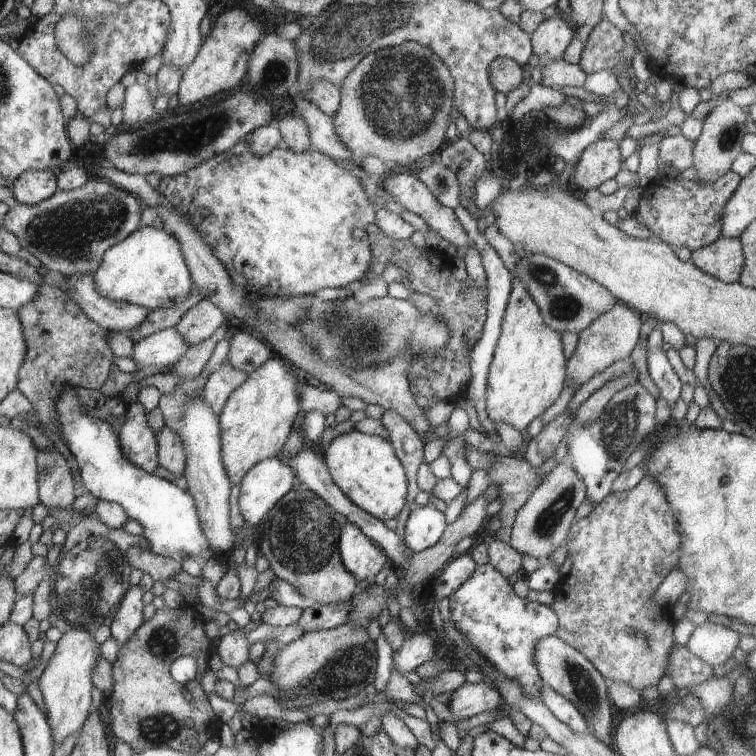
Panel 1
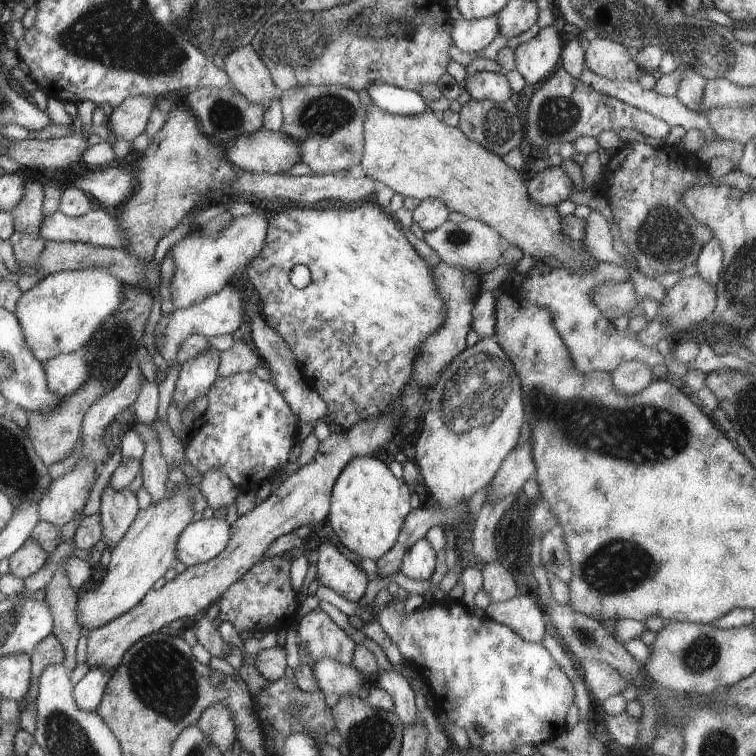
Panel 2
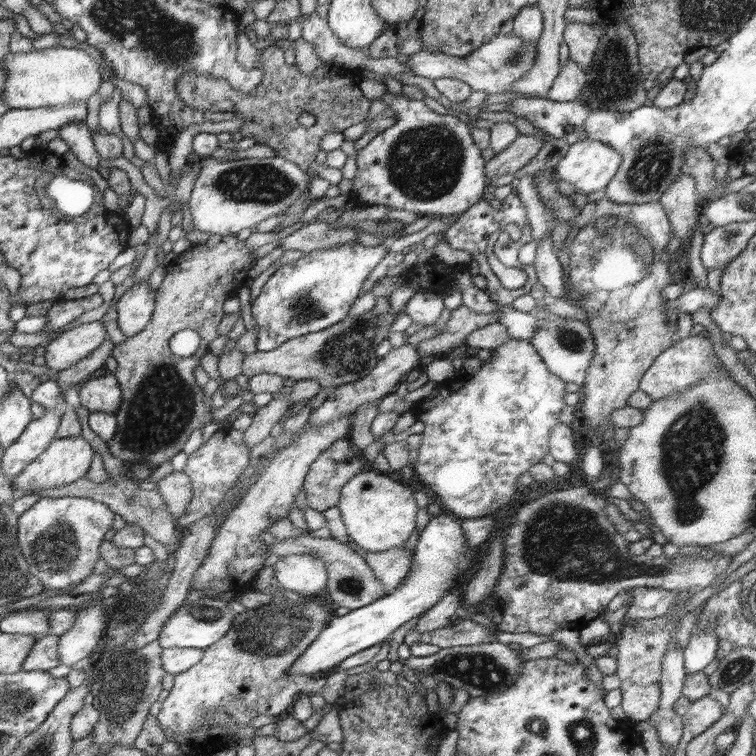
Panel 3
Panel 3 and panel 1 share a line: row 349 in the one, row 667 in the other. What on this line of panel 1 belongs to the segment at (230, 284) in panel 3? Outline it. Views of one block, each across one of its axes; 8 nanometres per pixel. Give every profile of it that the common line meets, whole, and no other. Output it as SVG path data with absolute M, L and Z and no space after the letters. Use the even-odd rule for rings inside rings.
M185 603L180 608L165 606L157 610L121 647L112 666L114 688L110 692L110 724L114 736L117 740L128 742L135 753L155 747L200 753L206 742L182 742L182 724L200 732L202 724L216 724L216 716L200 688L199 679L209 668L210 642L194 606ZM180 656L192 656L198 662L198 676L185 685L171 675L171 666Z

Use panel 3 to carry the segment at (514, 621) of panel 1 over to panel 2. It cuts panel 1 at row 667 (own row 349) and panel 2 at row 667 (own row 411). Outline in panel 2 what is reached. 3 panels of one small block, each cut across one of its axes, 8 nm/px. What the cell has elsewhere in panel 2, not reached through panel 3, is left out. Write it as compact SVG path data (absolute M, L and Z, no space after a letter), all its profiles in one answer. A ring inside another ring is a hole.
M452 597L451 599L434 601L430 606L426 608L419 607L414 612L406 612L406 610L398 610L395 608L394 602L384 606L374 608L374 618L380 623L384 632L390 636L391 641L398 646L400 653L402 654L406 663L410 663L412 668L419 674L428 685L435 705L442 710L443 714L447 714L450 722L456 726L463 728L470 740L471 752L480 751L491 755L510 755L519 754L519 749L522 744L529 744L538 746L543 742L553 741L558 736L562 736L566 732L564 728L564 720L566 720L566 714L568 714L568 708L572 706L574 702L574 688L572 688L572 682L570 678L564 674L564 670L554 662L552 654L542 646L542 644L536 644L535 642L528 642L521 636L518 636L517 632L514 632L509 626L498 624L495 620L492 620L488 616L480 618L472 612L470 603L463 603L460 598Z

